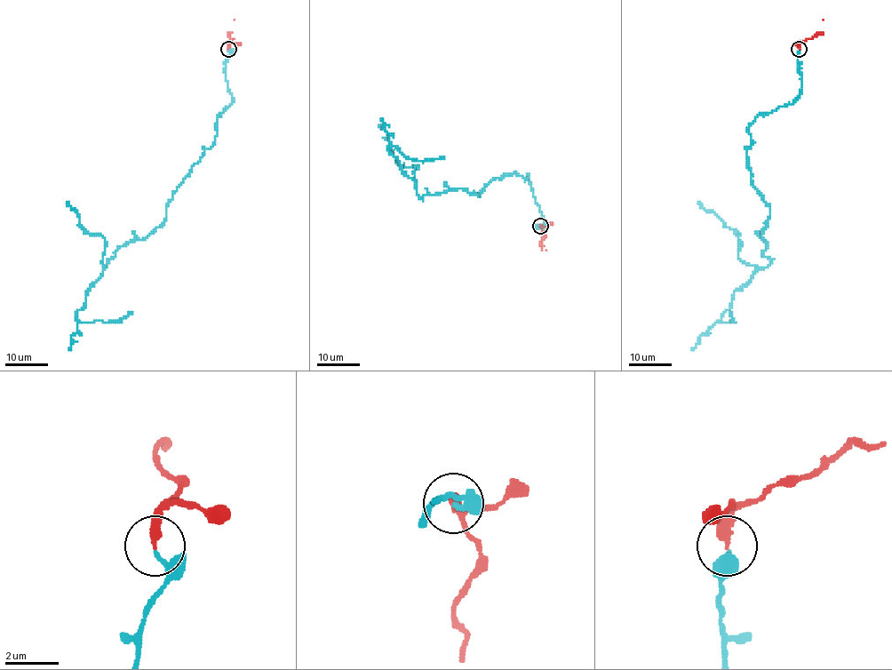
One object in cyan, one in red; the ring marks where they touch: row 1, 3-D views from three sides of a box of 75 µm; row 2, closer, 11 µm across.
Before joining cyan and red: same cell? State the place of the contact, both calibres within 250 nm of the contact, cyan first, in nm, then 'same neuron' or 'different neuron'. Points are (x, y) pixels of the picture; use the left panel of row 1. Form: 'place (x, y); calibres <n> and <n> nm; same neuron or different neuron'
place (228, 49); calibres 200 and 360 nm; same neuron

